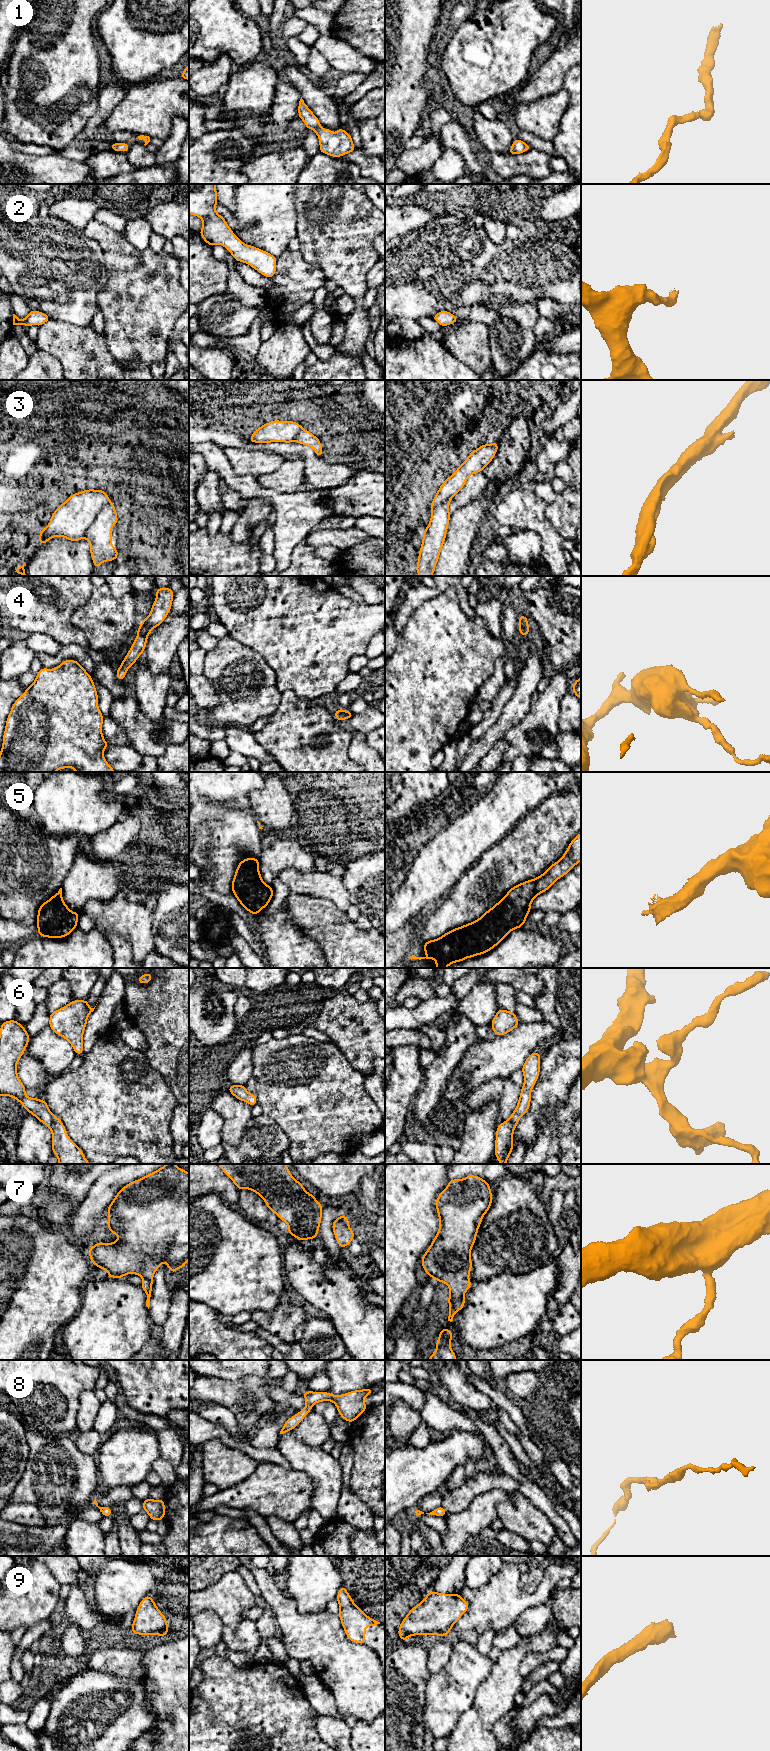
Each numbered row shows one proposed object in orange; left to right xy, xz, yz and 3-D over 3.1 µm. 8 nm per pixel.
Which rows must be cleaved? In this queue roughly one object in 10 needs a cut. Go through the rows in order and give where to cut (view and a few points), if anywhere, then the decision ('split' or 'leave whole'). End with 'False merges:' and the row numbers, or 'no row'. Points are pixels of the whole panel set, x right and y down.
1: no cut | leave whole
2: no cut | leave whole
3: xy (109, 501), (98, 512), (84, 537) | split
4: no cut | leave whole
5: no cut | leave whole
6: no cut | leave whole
7: no cut | leave whole
8: no cut | leave whole
9: no cut | leave whole
False merges: 3

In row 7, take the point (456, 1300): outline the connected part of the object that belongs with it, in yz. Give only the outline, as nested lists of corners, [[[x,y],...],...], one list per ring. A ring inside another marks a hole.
[[[468,1175],[463,1179],[449,1180],[447,1187],[440,1192],[436,1199],[435,1206],[439,1217],[439,1230],[436,1233],[431,1245],[421,1258],[422,1267],[429,1277],[438,1282],[443,1282],[449,1287],[450,1296],[448,1321],[452,1322],[454,1315],[465,1306],[464,1295],[472,1286],[469,1280],[470,1270],[473,1268],[470,1253],[476,1241],[478,1229],[482,1219],[490,1209],[493,1197],[490,1183],[479,1176]]]

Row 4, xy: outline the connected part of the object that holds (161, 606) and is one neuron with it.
[[[170,587],[156,588],[156,599],[151,607],[151,612],[139,625],[137,637],[116,670],[116,677],[119,681],[124,680],[129,667],[134,665],[138,657],[144,653],[149,634],[165,620],[170,612],[173,599],[174,593]]]

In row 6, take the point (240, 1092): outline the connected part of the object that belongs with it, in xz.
[[[230,1085],[227,1090],[238,1100],[247,1102],[251,1107],[257,1104],[257,1097],[248,1093],[245,1085]]]

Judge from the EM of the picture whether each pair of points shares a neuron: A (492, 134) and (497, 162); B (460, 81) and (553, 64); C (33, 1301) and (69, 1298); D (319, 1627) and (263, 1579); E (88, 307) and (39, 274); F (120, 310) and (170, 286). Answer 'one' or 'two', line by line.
A: two
B: two
C: one
D: one
E: one
F: one

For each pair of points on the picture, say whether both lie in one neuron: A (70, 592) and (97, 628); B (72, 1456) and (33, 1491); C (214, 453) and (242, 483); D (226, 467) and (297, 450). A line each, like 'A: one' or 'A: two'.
A: two
B: one
C: one
D: two

